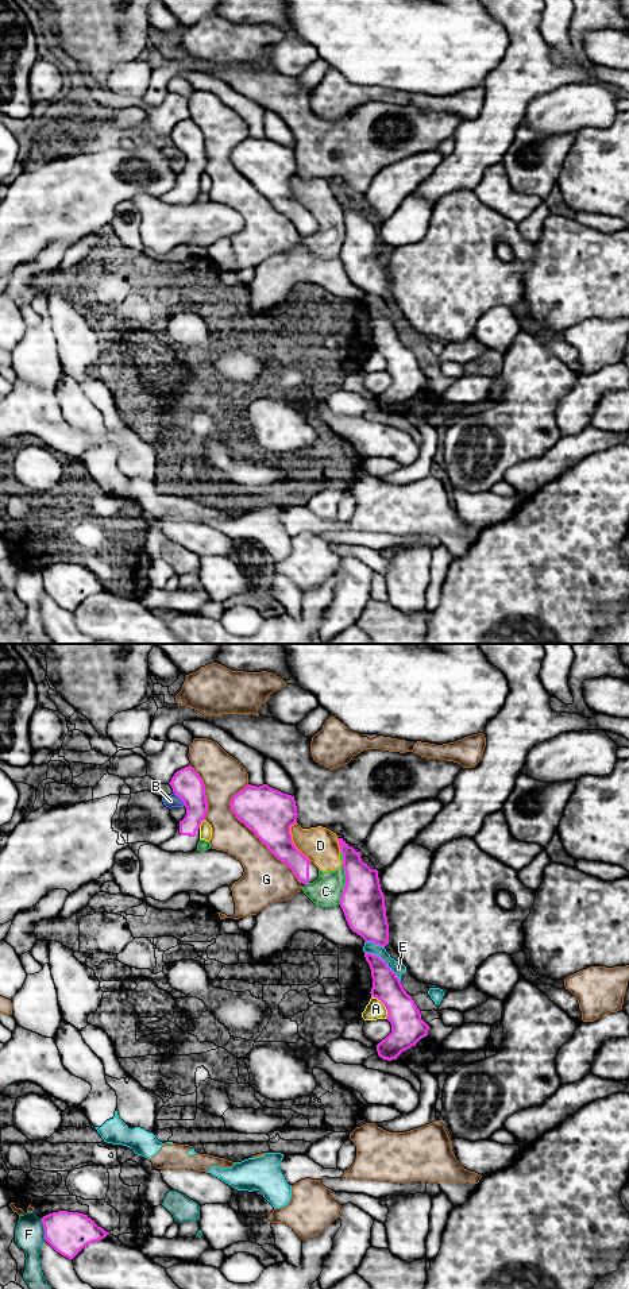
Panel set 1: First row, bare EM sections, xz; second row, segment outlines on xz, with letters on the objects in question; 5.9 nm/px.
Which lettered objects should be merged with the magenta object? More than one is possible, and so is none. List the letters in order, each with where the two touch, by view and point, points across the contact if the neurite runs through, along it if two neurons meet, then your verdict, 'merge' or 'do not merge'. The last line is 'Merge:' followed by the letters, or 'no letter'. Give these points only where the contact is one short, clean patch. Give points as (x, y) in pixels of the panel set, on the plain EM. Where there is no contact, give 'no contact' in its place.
A: xz (385, 358) | do not merge
B: xz (180, 150) | do not merge
C: xz (346, 236) | do not merge
D: xz (292, 195) | do not merge
E: xz (385, 315) | do not merge
F: xz (45, 582) | do not merge
G: xz (254, 184) | do not merge
Merge: no letter

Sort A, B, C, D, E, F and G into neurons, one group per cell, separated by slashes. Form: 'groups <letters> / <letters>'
groups A / B / C D E F / G

